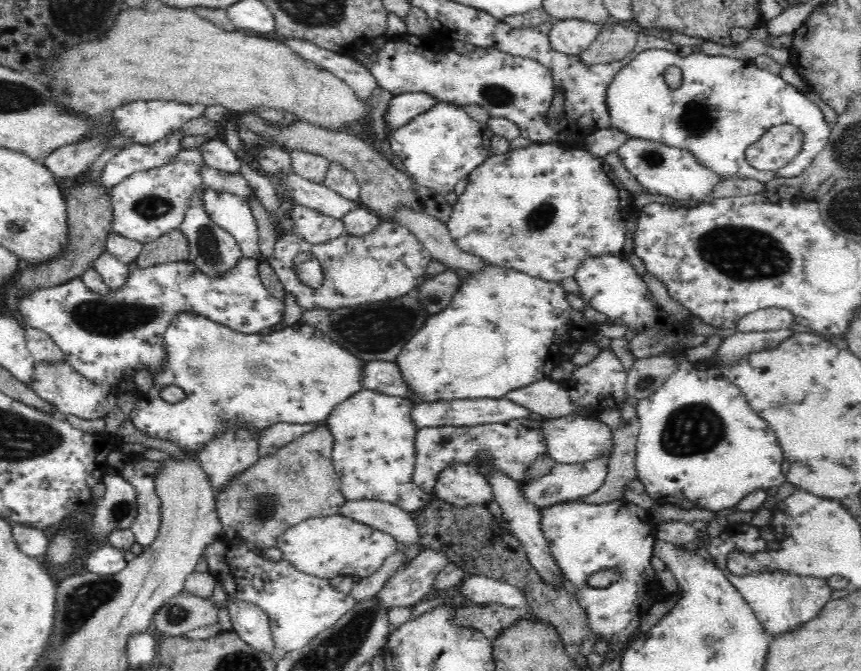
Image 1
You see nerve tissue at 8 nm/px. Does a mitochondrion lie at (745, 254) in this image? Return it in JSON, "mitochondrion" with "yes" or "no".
{"mitochondrion":"yes"}

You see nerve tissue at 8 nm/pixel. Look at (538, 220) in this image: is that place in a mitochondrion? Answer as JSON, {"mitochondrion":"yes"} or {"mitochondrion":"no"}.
{"mitochondrion":"yes"}

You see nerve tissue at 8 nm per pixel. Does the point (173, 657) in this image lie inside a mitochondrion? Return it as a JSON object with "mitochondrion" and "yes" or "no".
{"mitochondrion":"no"}

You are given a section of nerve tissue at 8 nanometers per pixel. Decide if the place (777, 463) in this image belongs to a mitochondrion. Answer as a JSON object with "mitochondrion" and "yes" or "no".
{"mitochondrion":"no"}

